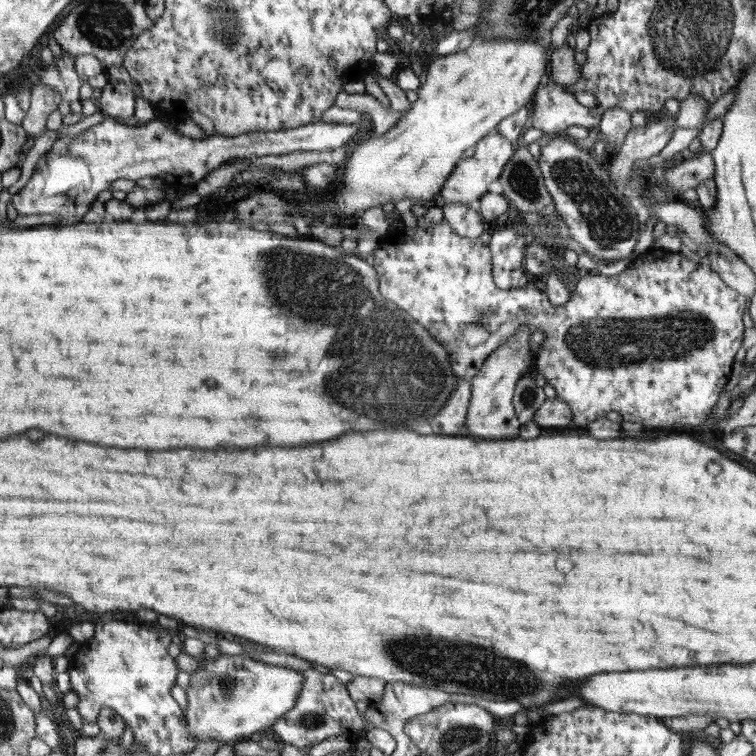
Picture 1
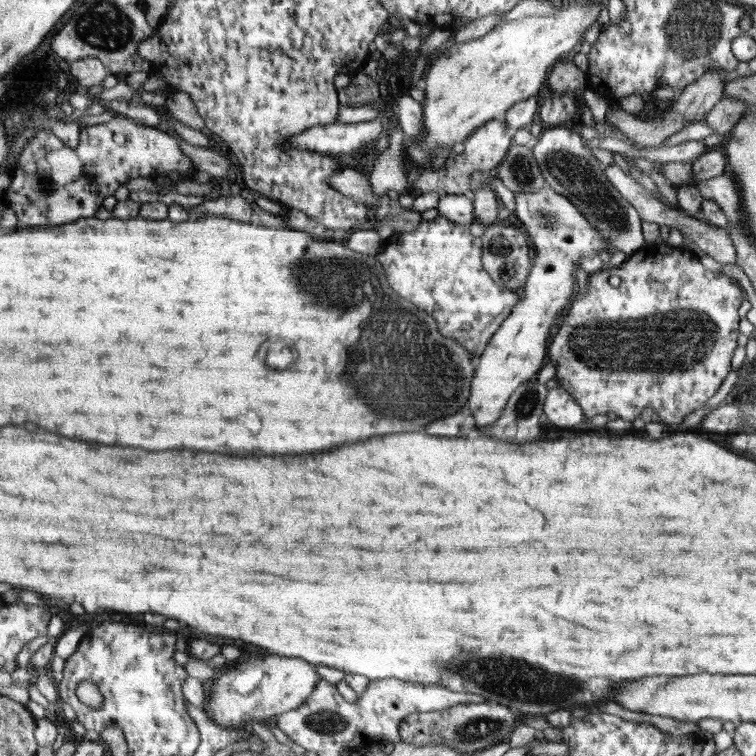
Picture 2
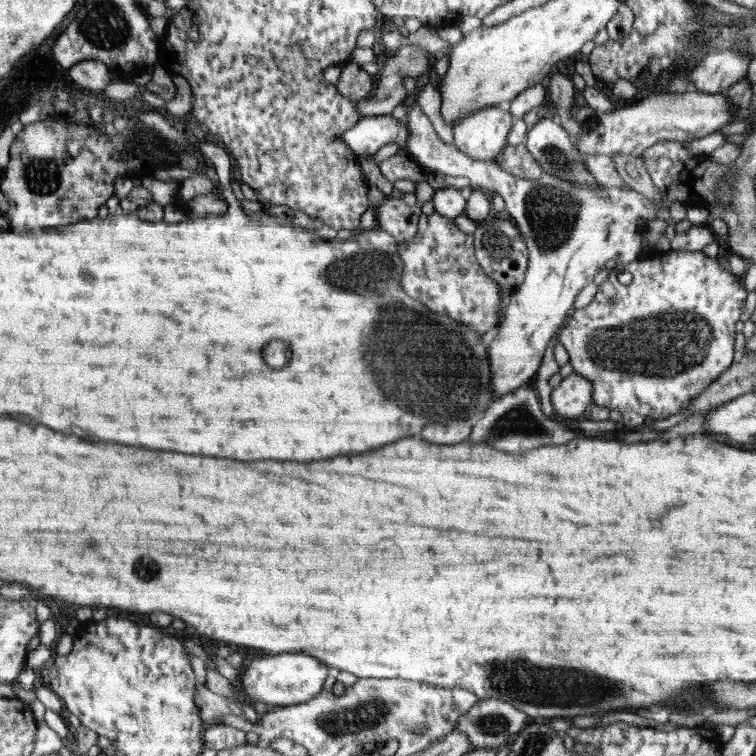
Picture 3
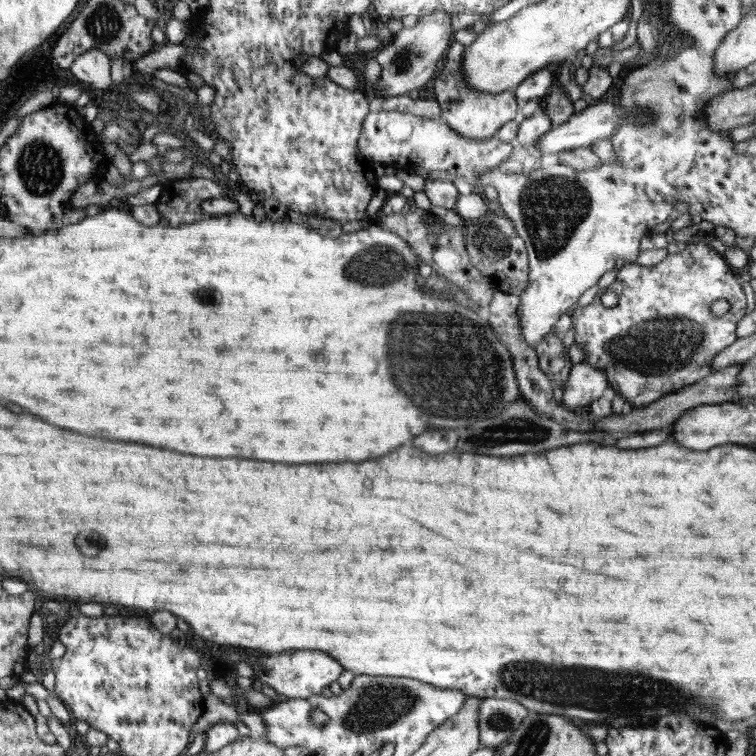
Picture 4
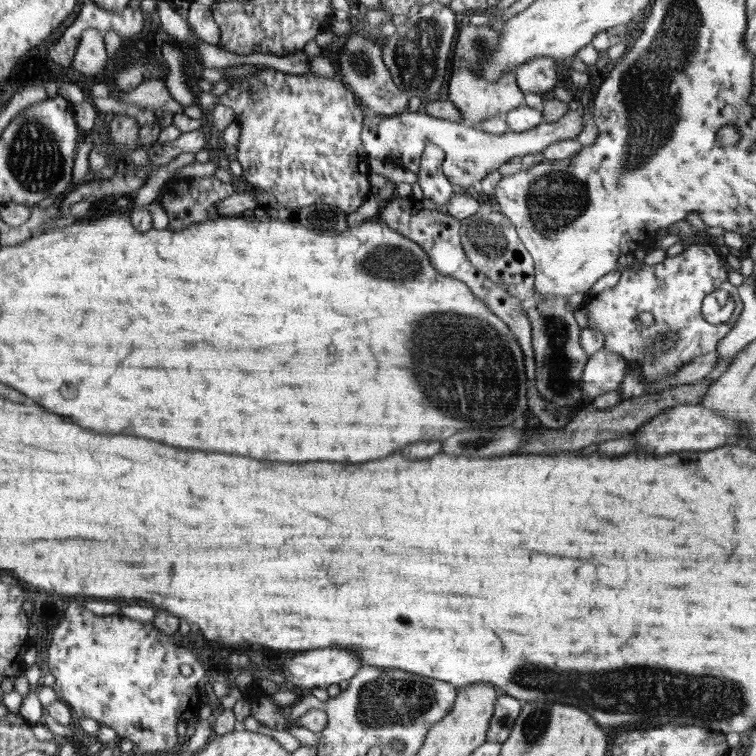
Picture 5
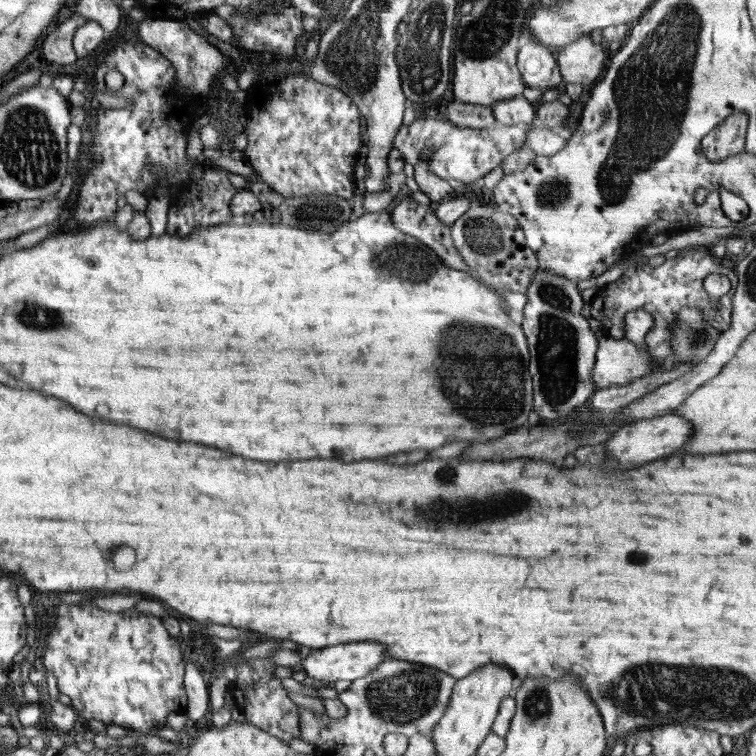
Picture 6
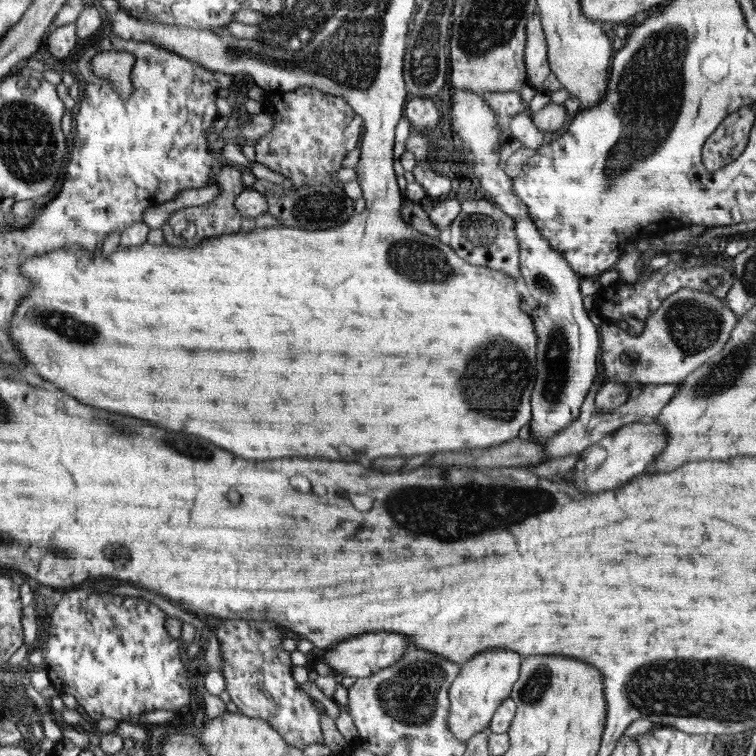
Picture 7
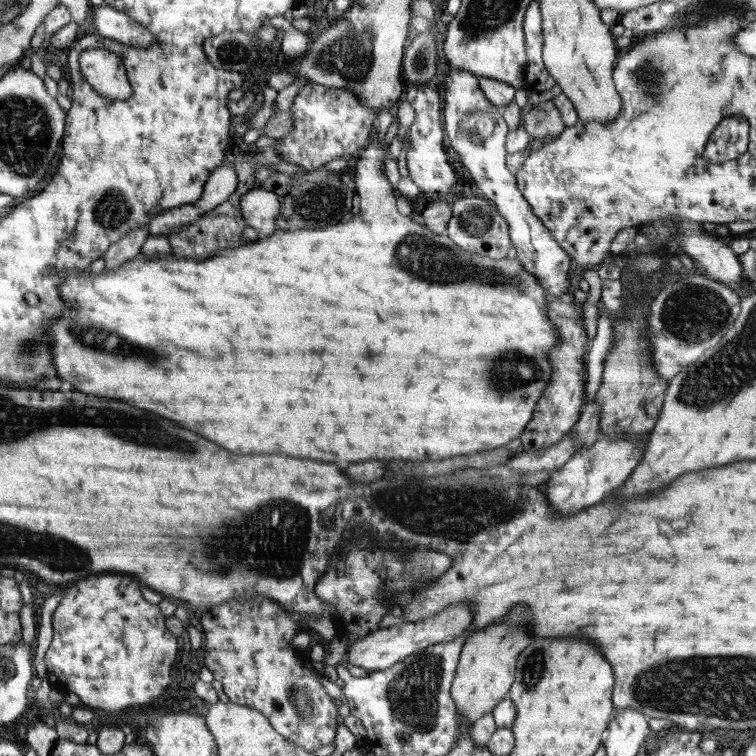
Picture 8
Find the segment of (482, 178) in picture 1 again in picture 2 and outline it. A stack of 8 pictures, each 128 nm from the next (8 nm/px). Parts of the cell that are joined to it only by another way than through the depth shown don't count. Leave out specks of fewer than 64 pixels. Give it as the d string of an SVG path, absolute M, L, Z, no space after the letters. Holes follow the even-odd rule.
M494 119L485 122L478 129L473 130L472 134L464 142L464 152L462 154L454 154L452 158L447 160L445 166L439 170L422 171L421 175L412 182L407 188L407 192L415 198L424 192L438 192L439 194L465 194L470 186L470 174L474 171L485 172L485 175L493 174L499 164L506 158L510 146L513 144L513 133L510 126L507 125L505 119Z

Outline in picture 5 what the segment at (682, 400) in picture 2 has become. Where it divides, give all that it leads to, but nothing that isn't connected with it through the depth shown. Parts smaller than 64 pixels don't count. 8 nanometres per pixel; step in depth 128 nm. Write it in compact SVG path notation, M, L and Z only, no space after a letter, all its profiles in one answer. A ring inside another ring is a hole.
M716 245L688 246L684 252L669 257L655 265L647 265L637 262L621 269L621 277L614 288L608 288L591 296L586 305L588 310L588 327L600 330L604 334L604 348L613 353L622 355L627 362L627 370L630 372L635 366L639 366L646 381L654 382L662 377L671 377L675 370L682 365L700 357L707 352L714 351L718 342L730 332L734 326L734 318L726 321L726 324L710 324L704 320L701 306L704 297L716 290L724 288L724 282L728 280L730 268L720 255ZM640 312L650 312L654 317L654 324L650 327L641 327L638 322Z

